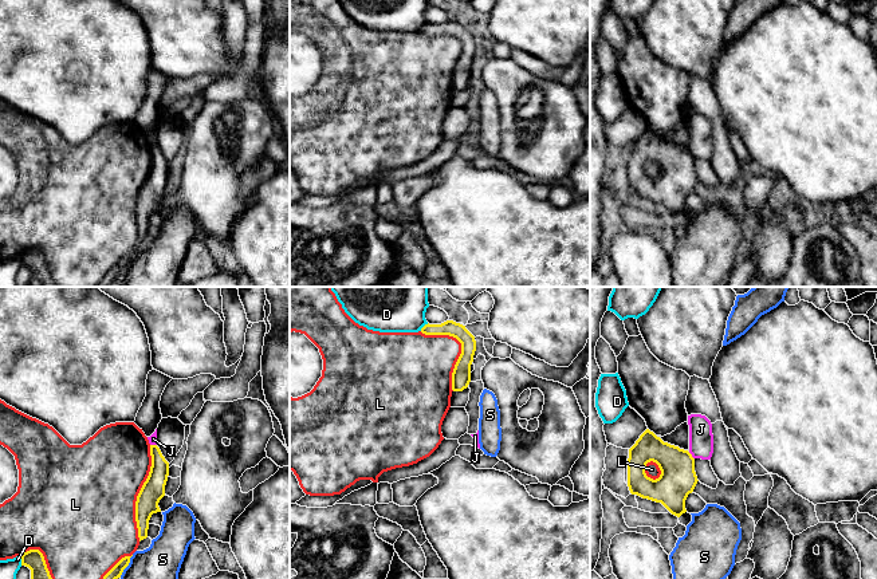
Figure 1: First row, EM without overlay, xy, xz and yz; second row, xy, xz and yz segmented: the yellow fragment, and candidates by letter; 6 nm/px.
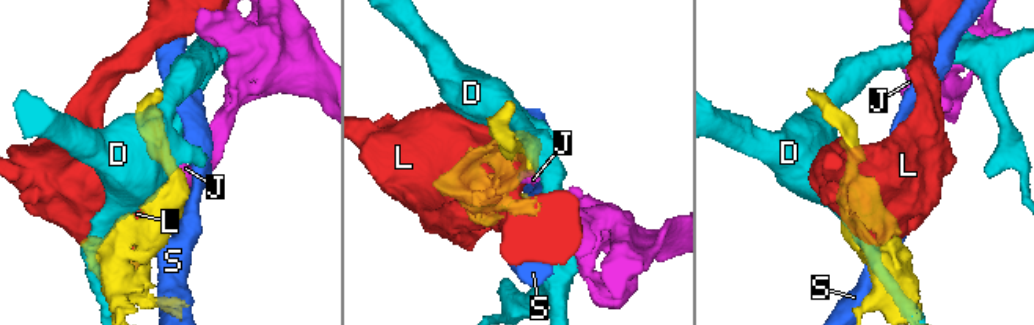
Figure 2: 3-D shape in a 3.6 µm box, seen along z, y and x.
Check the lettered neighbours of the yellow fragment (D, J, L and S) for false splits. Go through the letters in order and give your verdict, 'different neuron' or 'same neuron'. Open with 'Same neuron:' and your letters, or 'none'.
Same neuron: none
D: different neuron
J: different neuron
L: different neuron
S: different neuron

